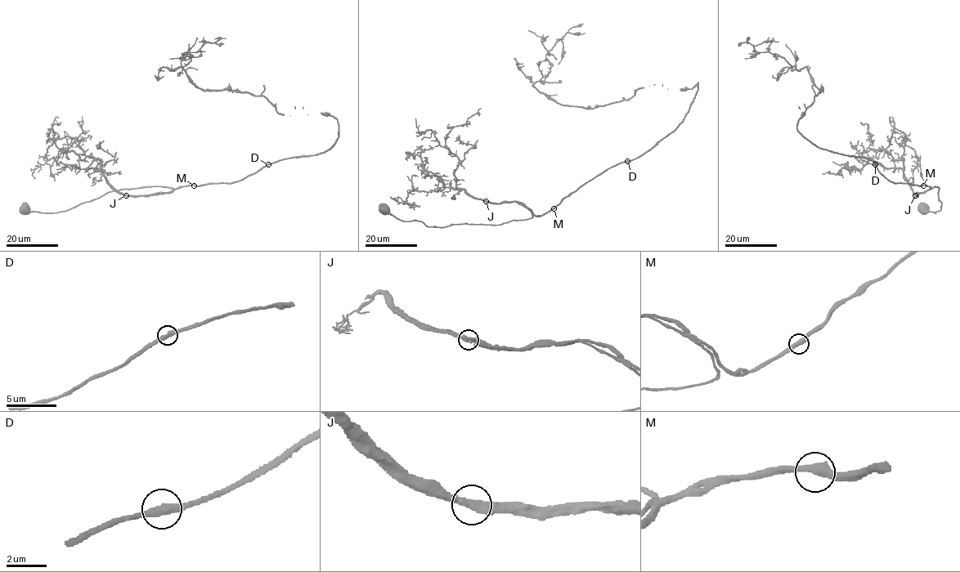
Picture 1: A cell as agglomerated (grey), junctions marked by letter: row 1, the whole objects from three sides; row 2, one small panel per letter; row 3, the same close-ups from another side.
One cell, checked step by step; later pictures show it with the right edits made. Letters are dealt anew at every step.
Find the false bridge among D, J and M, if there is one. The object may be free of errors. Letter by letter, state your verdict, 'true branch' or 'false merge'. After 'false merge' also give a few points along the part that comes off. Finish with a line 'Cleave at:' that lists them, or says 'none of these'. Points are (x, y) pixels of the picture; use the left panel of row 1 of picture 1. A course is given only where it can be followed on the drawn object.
D: true branch
J: true branch
M: true branch
Cleave at: none of these

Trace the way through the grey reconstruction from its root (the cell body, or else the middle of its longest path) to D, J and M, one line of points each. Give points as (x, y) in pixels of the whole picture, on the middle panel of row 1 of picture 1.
D: (384, 208), (401, 220), (421, 221), (428, 226), (500, 225), (527, 220), (549, 212), (588, 181), (627, 160)
J: (384, 208), (401, 220), (421, 221), (428, 226), (500, 225), (531, 216), (527, 208), (514, 201), (485, 201)
M: (384, 208), (403, 221), (421, 221), (428, 226), (441, 227), (465, 223), (500, 225), (544, 215), (554, 208)

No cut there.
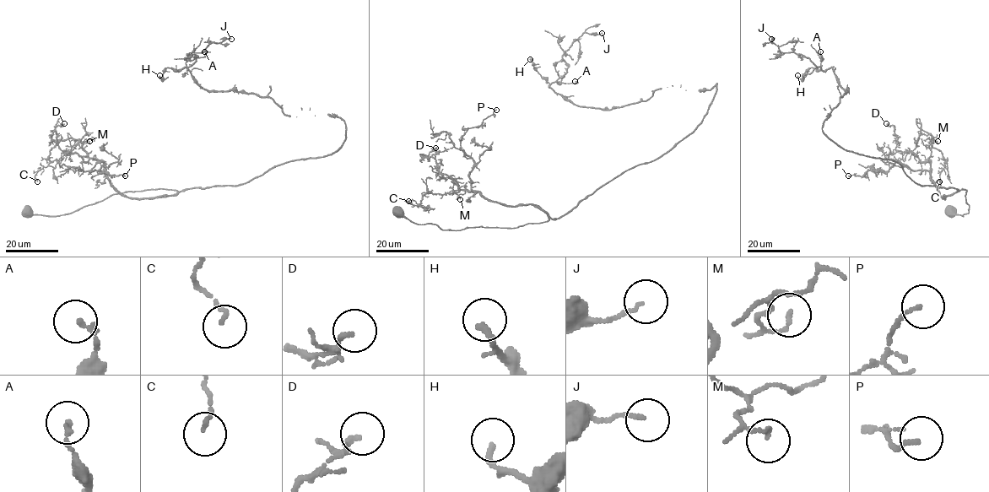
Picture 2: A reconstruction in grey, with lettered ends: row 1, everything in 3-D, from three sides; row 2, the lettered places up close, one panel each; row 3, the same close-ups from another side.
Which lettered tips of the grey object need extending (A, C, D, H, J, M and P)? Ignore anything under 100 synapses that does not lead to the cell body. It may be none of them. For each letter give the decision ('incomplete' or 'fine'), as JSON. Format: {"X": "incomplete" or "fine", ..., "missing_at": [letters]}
{"A": "fine", "C": "fine", "D": "fine", "H": "fine", "J": "fine", "M": "fine", "P": "fine", "missing_at": []}

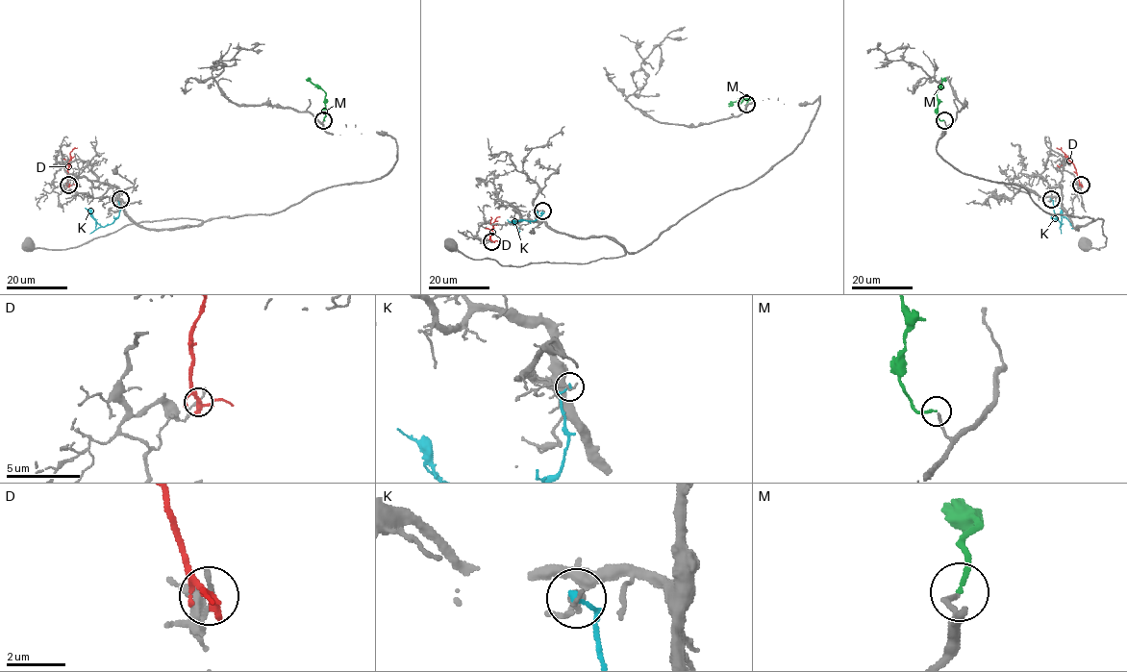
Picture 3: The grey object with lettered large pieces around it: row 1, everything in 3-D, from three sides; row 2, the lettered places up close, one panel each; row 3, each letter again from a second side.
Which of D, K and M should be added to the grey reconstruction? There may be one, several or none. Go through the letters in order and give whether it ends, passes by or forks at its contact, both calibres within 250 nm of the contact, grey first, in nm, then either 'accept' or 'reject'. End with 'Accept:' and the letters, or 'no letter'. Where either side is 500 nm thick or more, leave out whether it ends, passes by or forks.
D: it forks; calibres 170 and 200 nm; reject
K: it ends; calibres 150 and 190 nm; reject
M: it ends; calibres 180 and 150 nm; accept
Accept: M

